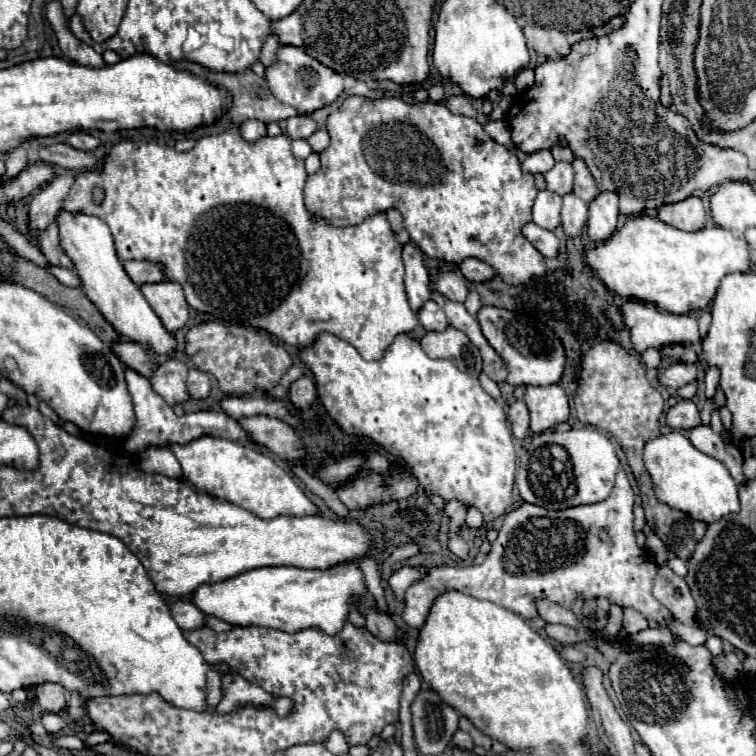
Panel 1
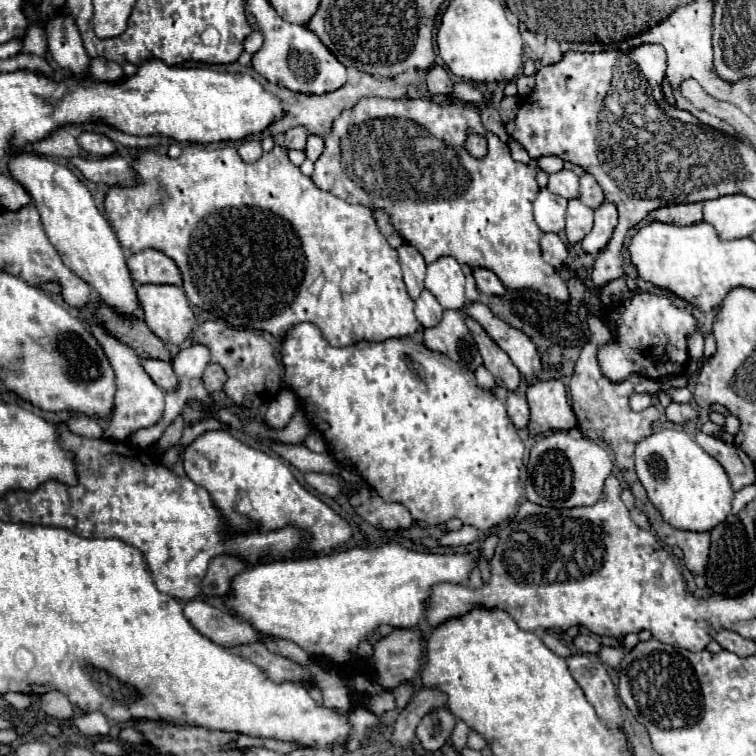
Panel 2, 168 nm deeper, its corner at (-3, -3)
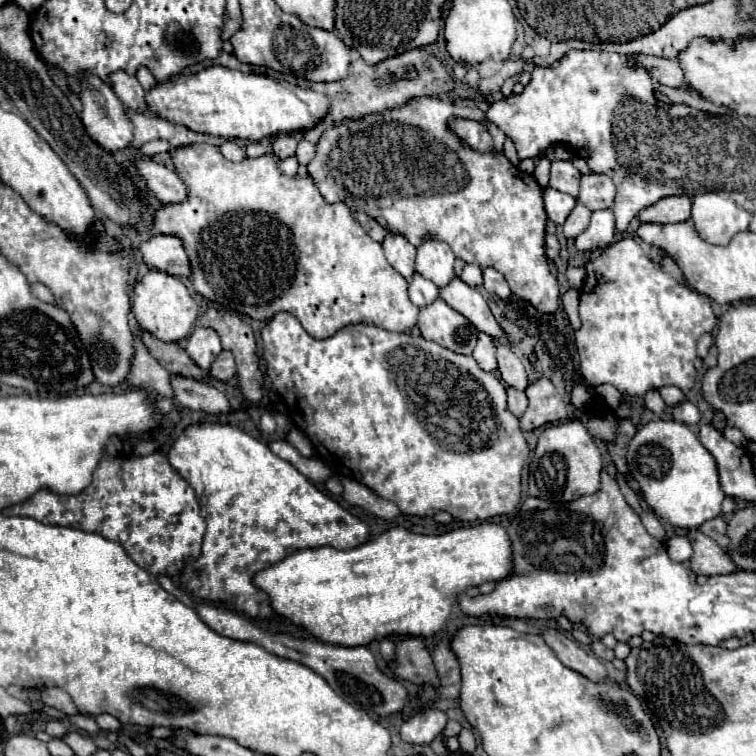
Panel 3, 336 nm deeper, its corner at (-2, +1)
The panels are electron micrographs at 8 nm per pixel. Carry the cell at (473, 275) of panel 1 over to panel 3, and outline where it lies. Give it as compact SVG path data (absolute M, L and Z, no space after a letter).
M485 268L483 270L483 278L485 278L485 290L497 298L509 298L511 290L509 290L509 284L505 280L503 274L499 274L497 270L493 268Z

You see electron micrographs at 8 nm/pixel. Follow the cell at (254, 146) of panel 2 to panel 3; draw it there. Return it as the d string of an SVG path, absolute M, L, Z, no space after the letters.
M231 140L223 142L223 144L219 146L219 152L221 152L227 160L233 160L233 162L245 160L245 150L243 150L237 142L231 142Z

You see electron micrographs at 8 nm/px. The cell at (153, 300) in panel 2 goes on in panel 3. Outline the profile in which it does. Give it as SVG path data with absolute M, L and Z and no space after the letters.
M149 270L133 288L133 314L139 326L157 336L163 342L177 342L191 334L191 328L199 316L199 306L189 294L179 276L171 276L159 270Z

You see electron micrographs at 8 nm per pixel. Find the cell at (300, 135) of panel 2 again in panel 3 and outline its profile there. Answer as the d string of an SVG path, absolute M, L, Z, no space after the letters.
M279 134L279 136L275 138L273 146L271 146L271 154L273 154L275 158L283 160L283 158L293 156L293 154L295 154L295 148L297 148L295 136L291 136L291 134Z

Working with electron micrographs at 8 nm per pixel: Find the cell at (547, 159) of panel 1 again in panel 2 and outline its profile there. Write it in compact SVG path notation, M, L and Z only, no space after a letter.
M542 156L536 160L536 166L546 174L554 174L556 170L562 170L562 160L558 156Z

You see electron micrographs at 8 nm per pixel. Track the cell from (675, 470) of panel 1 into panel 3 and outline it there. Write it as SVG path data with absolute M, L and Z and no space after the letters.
M653 420L647 422L637 430L633 440L627 446L627 468L629 474L639 482L641 492L645 502L653 508L653 512L673 524L675 528L691 530L699 528L703 522L713 520L721 514L721 502L725 498L721 484L719 484L719 474L717 474L717 464L715 458L705 450L705 446L699 442L699 438L691 432L691 428L683 422L677 420Z

